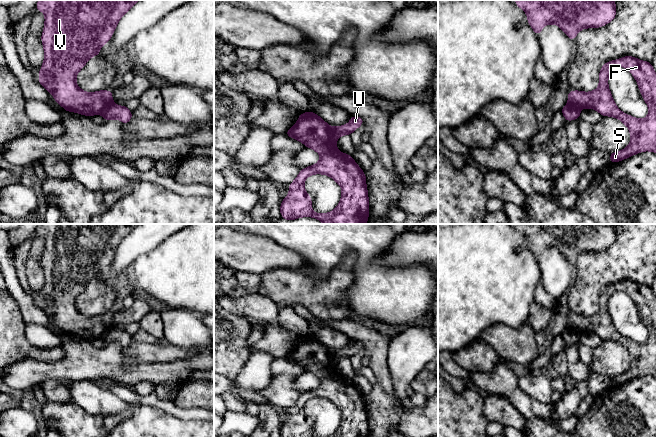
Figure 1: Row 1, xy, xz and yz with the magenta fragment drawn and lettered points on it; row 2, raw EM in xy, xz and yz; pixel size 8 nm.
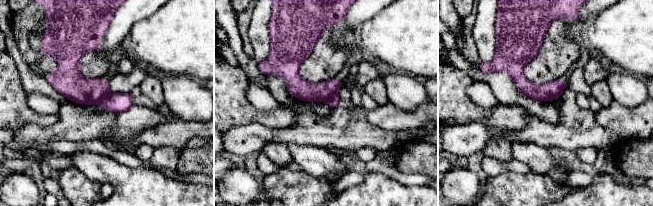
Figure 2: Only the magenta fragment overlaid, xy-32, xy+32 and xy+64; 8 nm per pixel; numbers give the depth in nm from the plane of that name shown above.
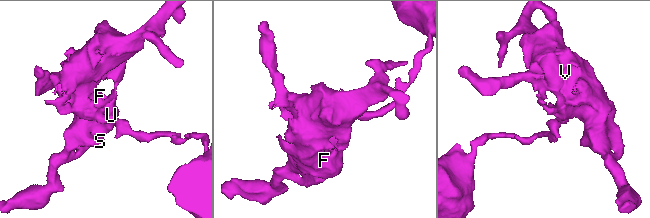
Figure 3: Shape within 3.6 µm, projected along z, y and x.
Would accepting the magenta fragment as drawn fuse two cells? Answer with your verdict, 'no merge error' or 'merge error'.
merge error

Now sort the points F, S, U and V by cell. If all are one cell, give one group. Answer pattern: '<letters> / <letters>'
F S V / U

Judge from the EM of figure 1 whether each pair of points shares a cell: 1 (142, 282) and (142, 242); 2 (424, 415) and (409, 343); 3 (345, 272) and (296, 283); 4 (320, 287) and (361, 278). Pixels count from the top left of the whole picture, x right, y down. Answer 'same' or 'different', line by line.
1: different
2: different
3: same
4: different

